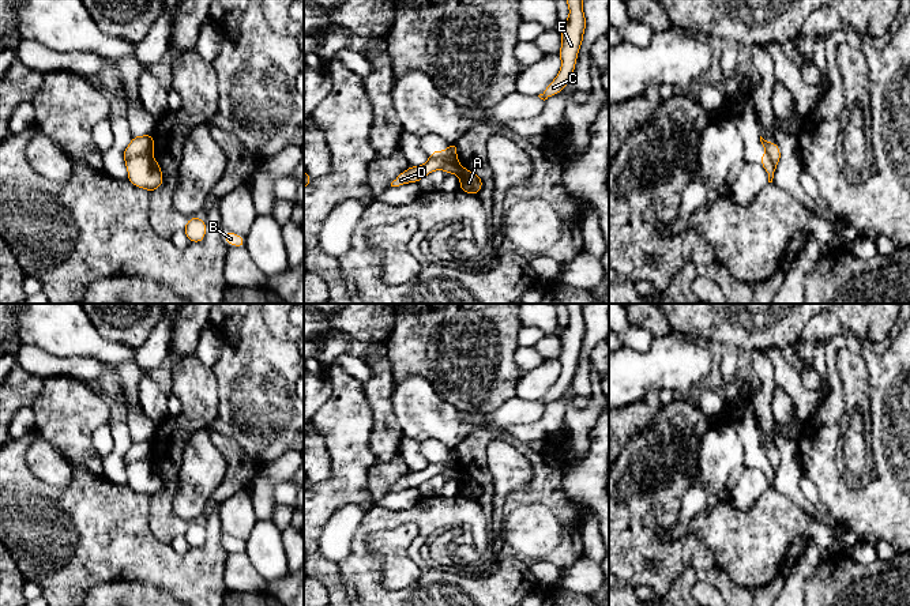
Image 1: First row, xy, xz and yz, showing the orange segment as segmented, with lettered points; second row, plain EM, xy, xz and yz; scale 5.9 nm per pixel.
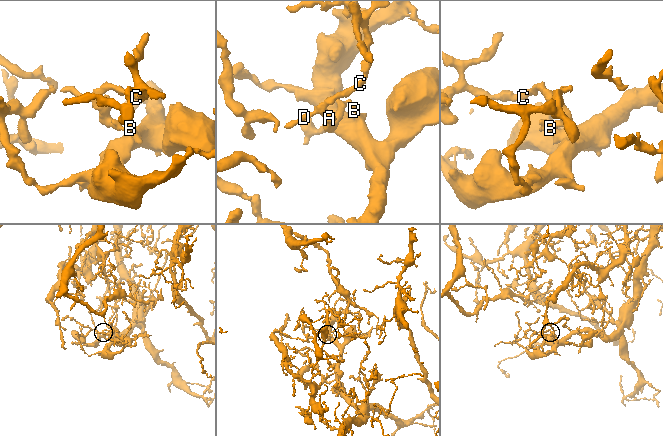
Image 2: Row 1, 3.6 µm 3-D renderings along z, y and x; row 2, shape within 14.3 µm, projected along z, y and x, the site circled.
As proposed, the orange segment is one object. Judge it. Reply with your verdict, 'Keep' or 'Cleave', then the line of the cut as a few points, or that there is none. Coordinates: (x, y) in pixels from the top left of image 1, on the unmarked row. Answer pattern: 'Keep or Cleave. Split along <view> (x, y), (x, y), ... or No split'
Cleave. Split along xy (151, 458), (131, 460), (124, 465)

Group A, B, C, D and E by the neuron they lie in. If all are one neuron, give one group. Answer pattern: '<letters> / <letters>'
A B / C D E

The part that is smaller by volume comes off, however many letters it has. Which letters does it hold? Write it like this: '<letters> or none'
C, D, E

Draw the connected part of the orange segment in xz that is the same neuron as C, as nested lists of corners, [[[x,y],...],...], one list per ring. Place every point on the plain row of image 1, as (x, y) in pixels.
[[[565,304],[569,321],[565,330],[559,336],[561,340],[561,354],[559,361],[561,364],[561,373],[553,387],[538,402],[548,404],[549,402],[559,399],[564,395],[565,389],[571,385],[578,365],[578,357],[580,354],[583,339],[586,335],[586,321],[583,319],[582,304]]]

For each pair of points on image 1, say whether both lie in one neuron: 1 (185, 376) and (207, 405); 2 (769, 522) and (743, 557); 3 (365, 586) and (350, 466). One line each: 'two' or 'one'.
1: one
2: one
3: two

